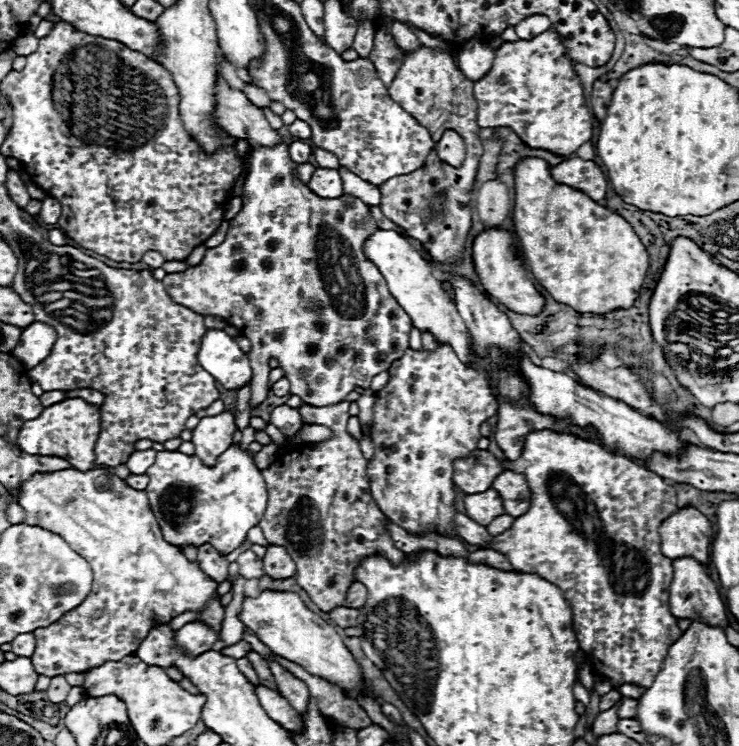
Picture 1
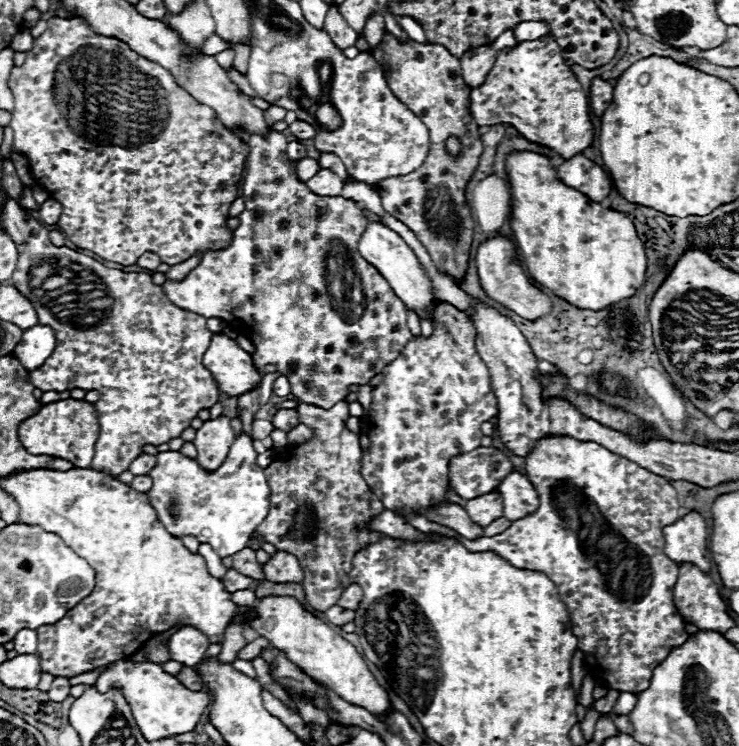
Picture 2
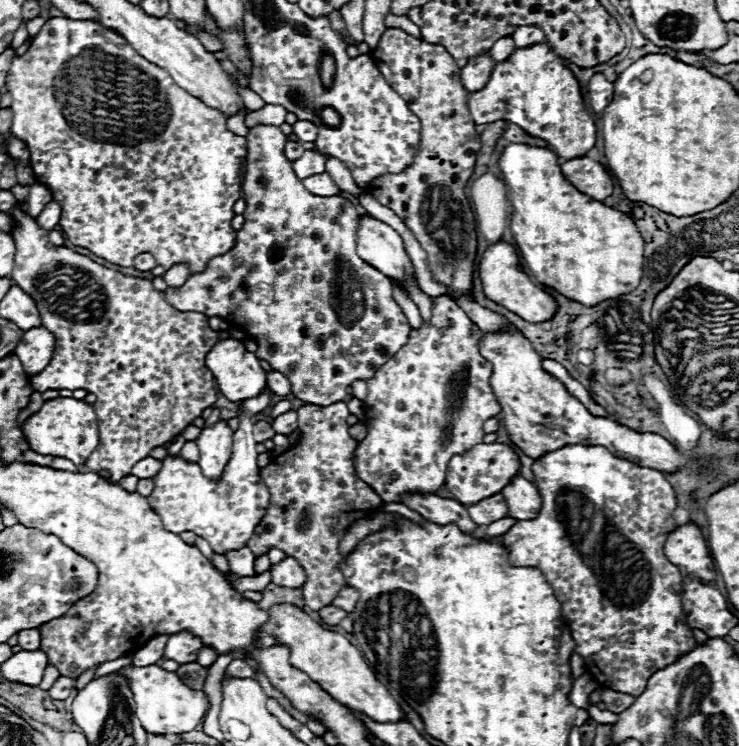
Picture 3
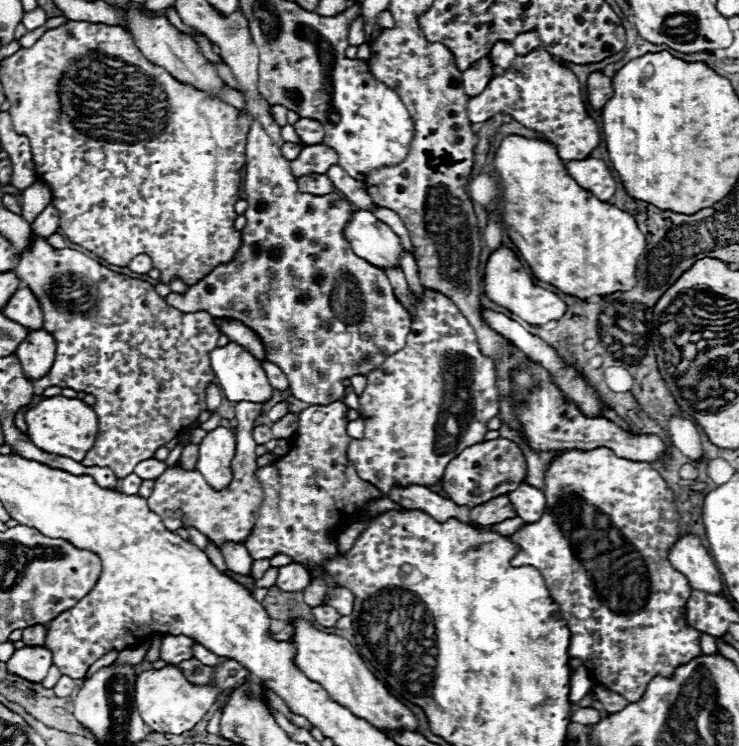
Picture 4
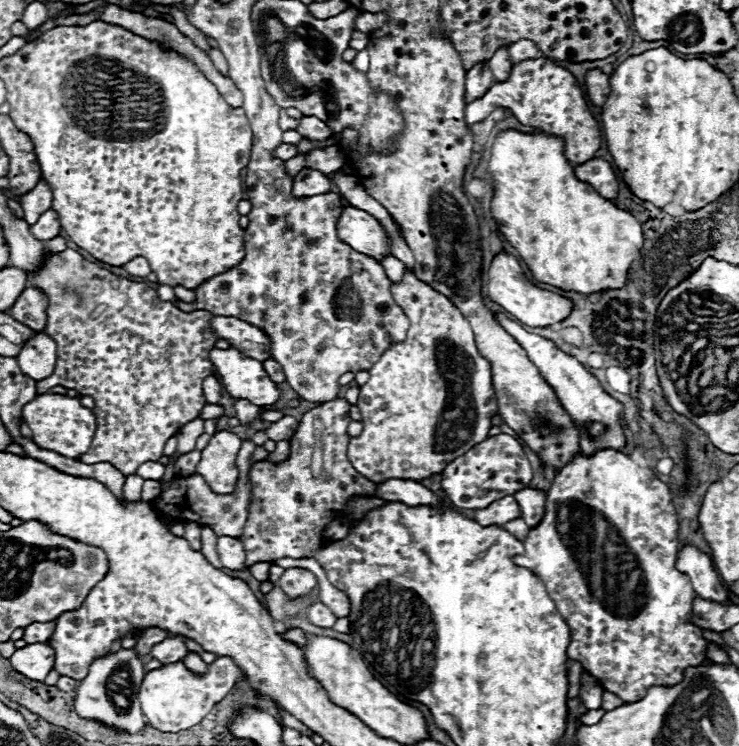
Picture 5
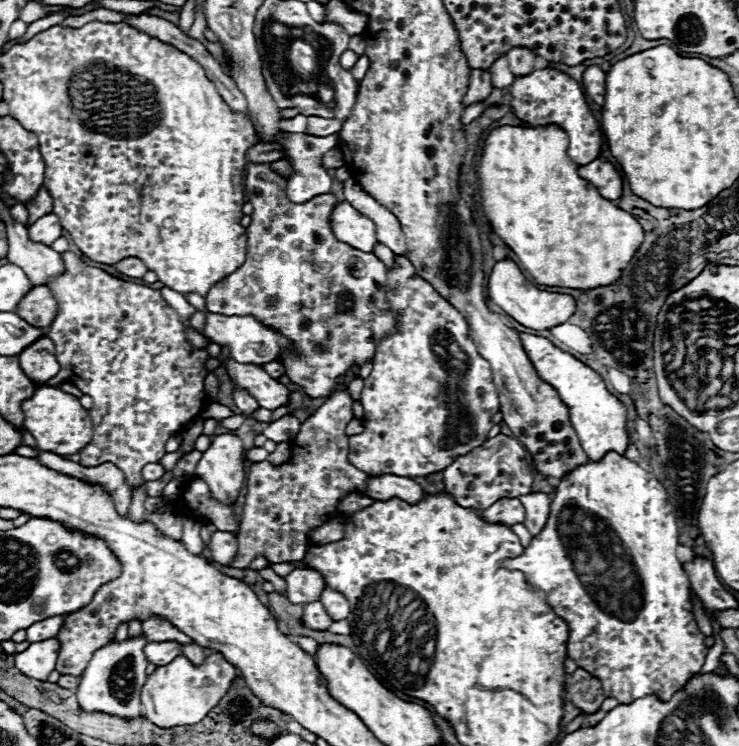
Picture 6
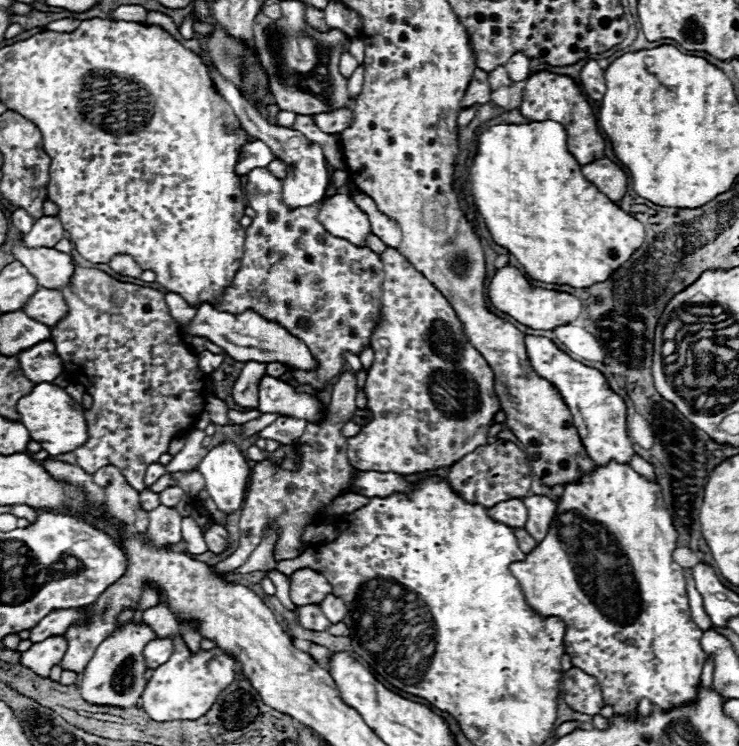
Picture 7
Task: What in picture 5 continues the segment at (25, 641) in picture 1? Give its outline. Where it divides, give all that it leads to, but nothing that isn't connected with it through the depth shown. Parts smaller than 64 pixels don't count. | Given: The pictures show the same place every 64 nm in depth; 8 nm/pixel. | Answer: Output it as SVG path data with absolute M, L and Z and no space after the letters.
M56 620L46 622L46 624L30 624L30 628L24 628L24 640L26 644L50 640L50 636L54 634L54 628L56 628Z

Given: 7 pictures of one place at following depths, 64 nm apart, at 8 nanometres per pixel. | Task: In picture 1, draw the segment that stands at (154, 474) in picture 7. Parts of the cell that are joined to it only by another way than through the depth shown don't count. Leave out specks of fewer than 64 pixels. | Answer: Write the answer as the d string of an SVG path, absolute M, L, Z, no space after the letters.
M142 450L142 452L134 452L130 456L130 460L126 462L128 470L132 474L144 474L152 464L154 464L154 458L156 458L156 450Z

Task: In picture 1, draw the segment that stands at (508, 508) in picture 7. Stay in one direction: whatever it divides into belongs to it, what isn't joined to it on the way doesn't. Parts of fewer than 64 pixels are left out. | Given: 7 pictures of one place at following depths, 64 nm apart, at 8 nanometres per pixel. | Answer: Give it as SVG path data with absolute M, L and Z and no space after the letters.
M494 488L480 492L480 494L466 496L464 508L466 508L466 516L470 516L474 522L478 522L482 526L488 526L496 516L504 514L502 498Z

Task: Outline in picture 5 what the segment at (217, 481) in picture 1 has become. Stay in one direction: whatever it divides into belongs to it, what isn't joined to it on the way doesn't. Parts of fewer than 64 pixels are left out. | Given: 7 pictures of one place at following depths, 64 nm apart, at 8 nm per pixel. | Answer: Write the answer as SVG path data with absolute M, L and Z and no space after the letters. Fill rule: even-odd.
M236 400L234 408L236 408L236 416L238 416L240 424L252 422L252 420L260 414L260 410L262 410L262 408L258 408L256 404L250 404L250 400ZM244 440L242 448L238 452L236 458L236 466L240 470L240 478L238 478L238 486L232 494L220 496L214 494L208 486L204 486L204 478L198 474L192 476L178 476L174 478L170 484L164 484L160 496L156 500L152 500L154 508L158 510L158 514L162 514L168 520L176 520L176 522L196 522L200 526L210 526L216 536L240 536L242 528L246 524L246 516L248 516L248 504L250 504L250 480L248 480L248 472L254 464L254 460L250 458L254 452L254 444Z

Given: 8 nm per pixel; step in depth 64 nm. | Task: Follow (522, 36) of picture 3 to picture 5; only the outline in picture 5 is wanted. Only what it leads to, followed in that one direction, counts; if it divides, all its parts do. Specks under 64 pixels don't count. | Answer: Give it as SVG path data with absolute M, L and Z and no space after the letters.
M518 40L514 44L508 46L508 52L510 52L510 60L512 64L518 64L518 62L524 62L524 60L530 60L530 58L540 58L542 52L536 48L534 42L530 40Z

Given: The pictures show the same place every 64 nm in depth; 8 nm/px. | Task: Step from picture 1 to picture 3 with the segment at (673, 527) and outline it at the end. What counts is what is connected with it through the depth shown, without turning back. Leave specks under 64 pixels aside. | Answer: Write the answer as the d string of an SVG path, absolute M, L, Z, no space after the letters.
M686 524L670 532L664 546L664 554L686 574L696 576L702 582L714 582L716 568L698 526Z

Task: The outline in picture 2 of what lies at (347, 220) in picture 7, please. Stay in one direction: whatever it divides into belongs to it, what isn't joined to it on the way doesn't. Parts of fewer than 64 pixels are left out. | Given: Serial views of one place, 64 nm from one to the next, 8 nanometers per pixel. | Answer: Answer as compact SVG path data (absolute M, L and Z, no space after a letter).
M368 222L364 234L362 234L362 240L358 242L358 252L360 256L374 264L374 268L378 268L382 272L382 276L390 282L390 288L394 290L394 294L412 310L416 310L416 314L422 318L424 316L424 308L428 308L430 312L434 312L434 306L436 306L436 298L432 296L430 292L430 280L426 278L422 266L418 264L414 252L406 246L406 242L394 232L390 230L388 226L380 224L380 222Z

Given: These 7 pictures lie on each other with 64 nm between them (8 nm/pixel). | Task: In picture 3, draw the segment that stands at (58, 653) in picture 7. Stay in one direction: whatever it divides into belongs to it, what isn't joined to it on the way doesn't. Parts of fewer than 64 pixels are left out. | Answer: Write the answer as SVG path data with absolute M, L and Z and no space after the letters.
M20 650L2 664L2 676L12 682L38 686L42 682L48 656L42 650Z

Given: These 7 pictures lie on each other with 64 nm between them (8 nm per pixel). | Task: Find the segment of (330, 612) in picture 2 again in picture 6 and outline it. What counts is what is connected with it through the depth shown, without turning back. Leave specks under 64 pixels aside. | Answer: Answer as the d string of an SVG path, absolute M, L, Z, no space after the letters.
M310 602L310 604L304 606L302 624L306 628L312 628L312 630L328 630L332 620L330 620L330 616L326 614L326 610L322 608L320 602Z

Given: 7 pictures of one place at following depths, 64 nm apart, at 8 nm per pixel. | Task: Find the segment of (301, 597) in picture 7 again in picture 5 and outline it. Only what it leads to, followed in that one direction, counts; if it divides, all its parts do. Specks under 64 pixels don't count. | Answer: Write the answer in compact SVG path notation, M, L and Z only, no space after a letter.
M288 568L280 580L278 580L278 586L288 594L288 598L296 600L300 596L308 596L314 586L318 584L316 576L310 572L310 570L304 570L304 568Z

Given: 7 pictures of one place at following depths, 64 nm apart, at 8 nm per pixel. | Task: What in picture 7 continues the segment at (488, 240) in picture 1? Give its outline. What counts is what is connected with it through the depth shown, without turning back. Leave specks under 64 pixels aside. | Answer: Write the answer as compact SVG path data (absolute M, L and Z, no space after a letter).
M504 266L504 268L500 268L496 272L496 276L492 278L492 284L488 288L488 294L490 294L490 302L498 310L506 312L508 316L518 320L520 324L526 324L526 326L530 326L534 330L554 330L556 326L564 326L564 324L576 320L578 314L582 312L582 304L580 304L580 300L576 296L572 296L568 292L536 288L514 266Z

